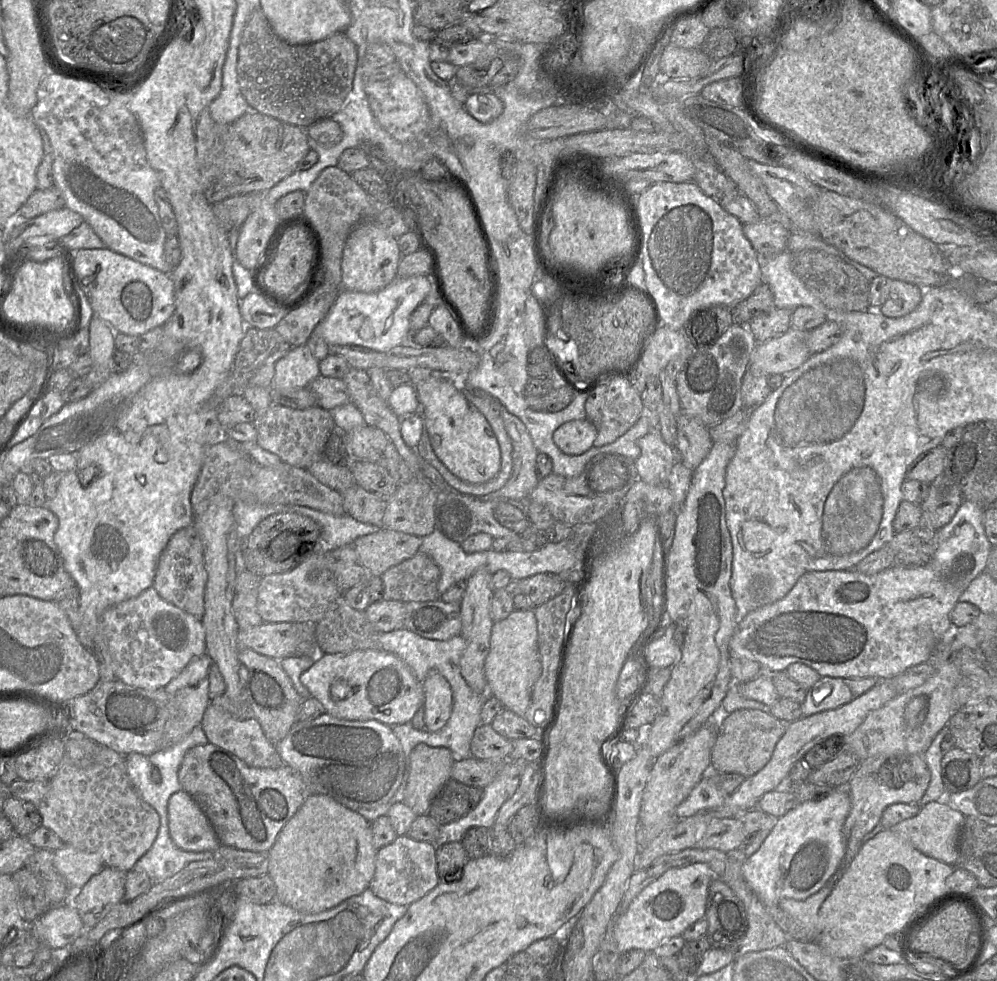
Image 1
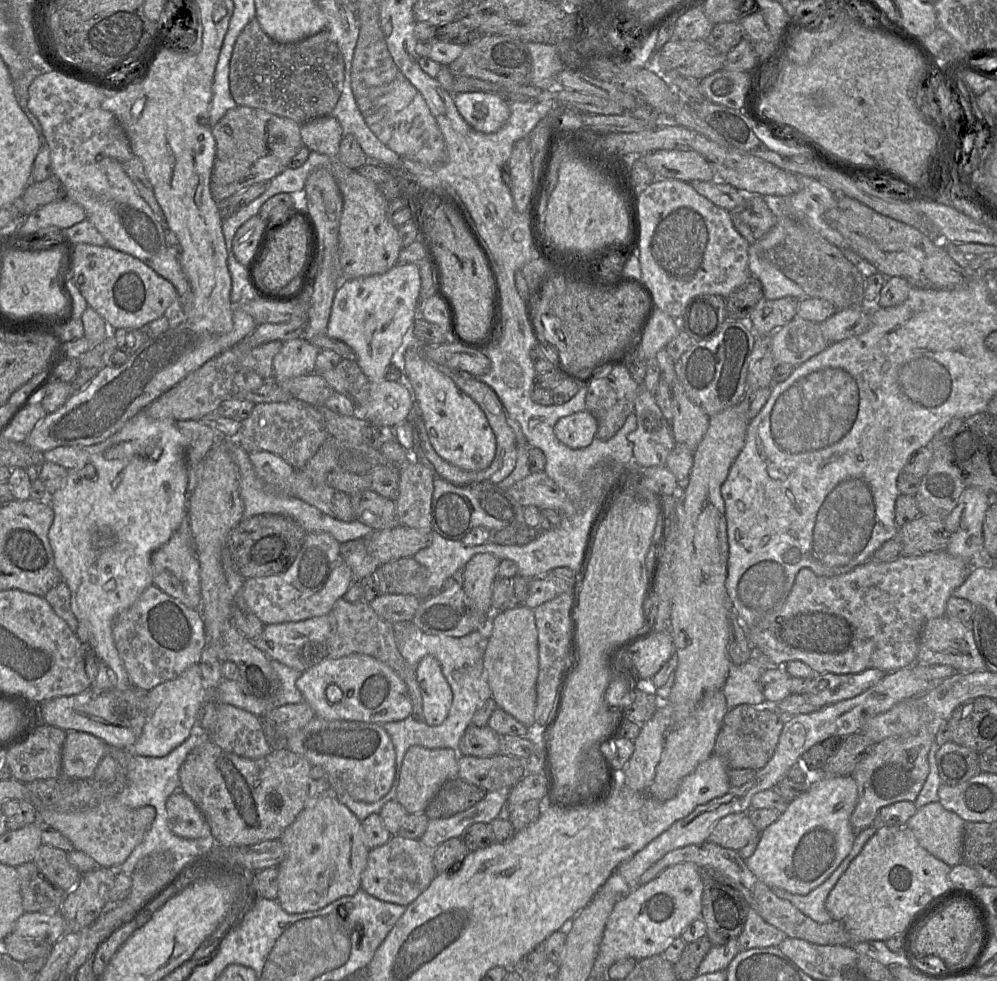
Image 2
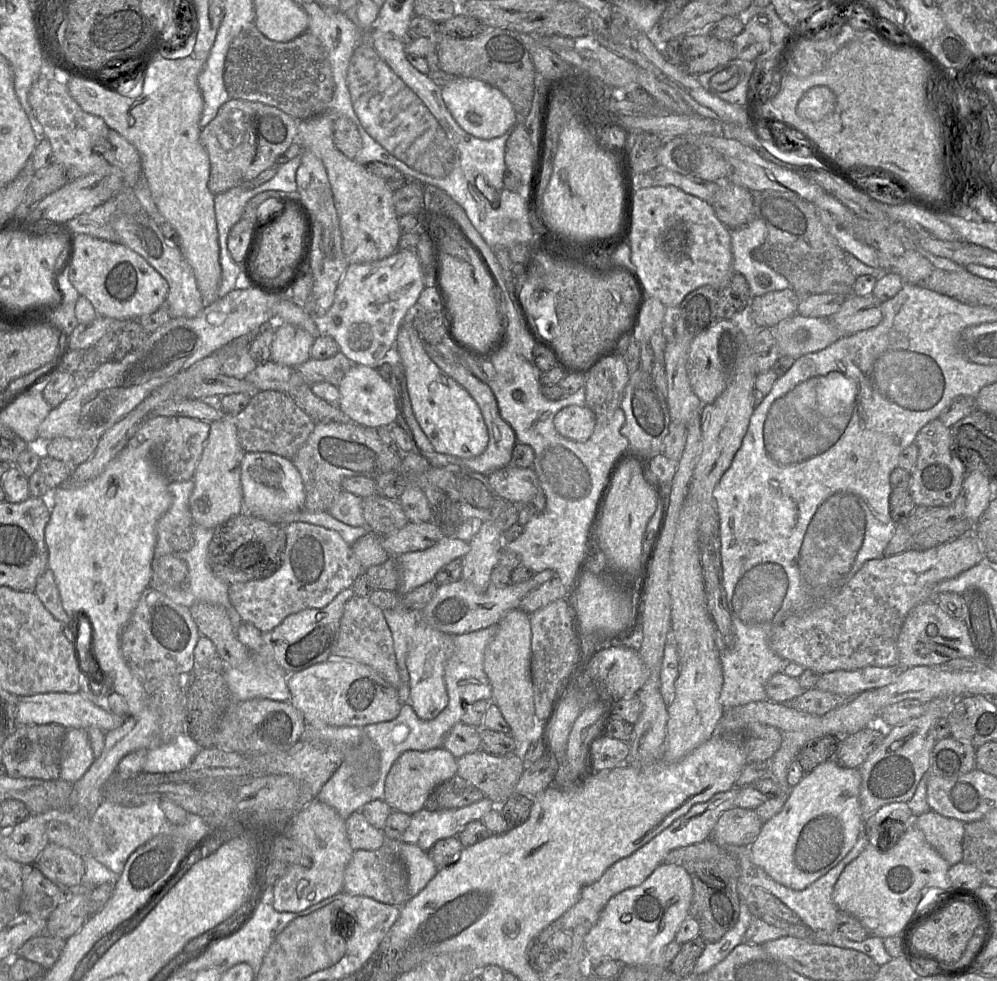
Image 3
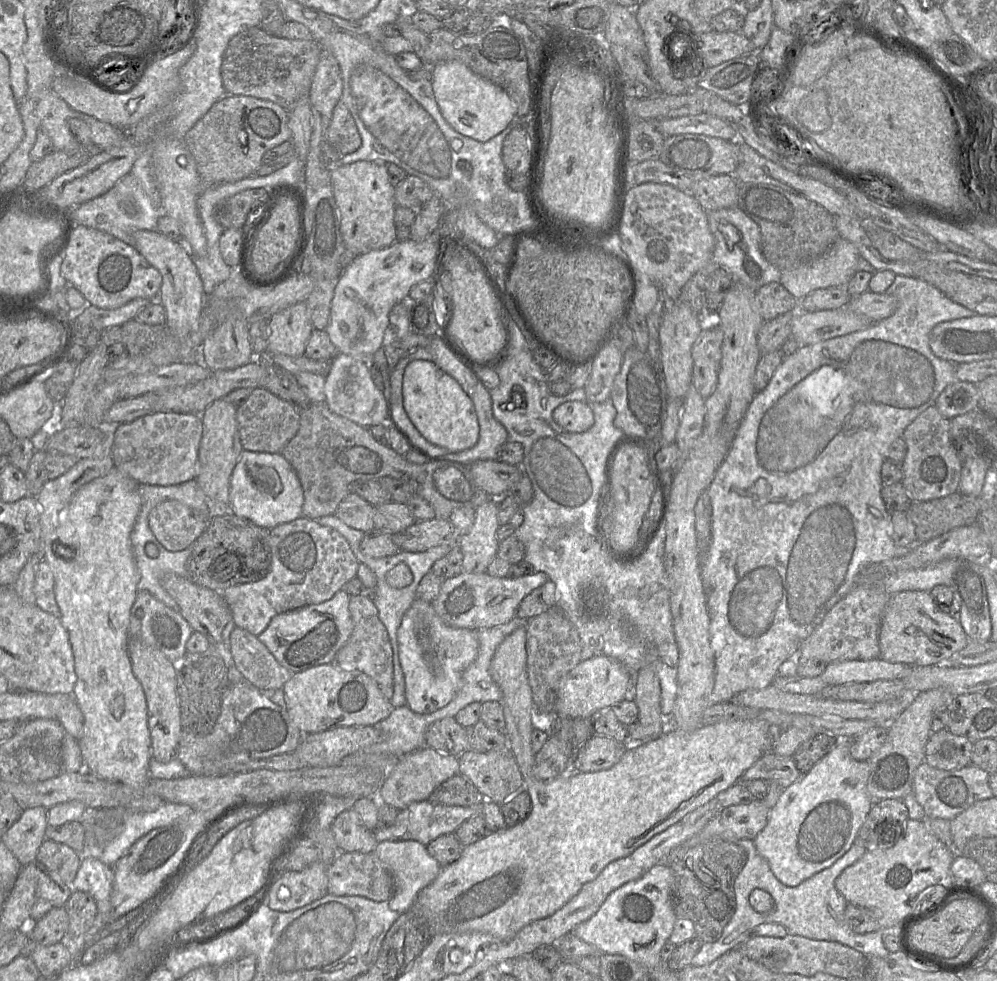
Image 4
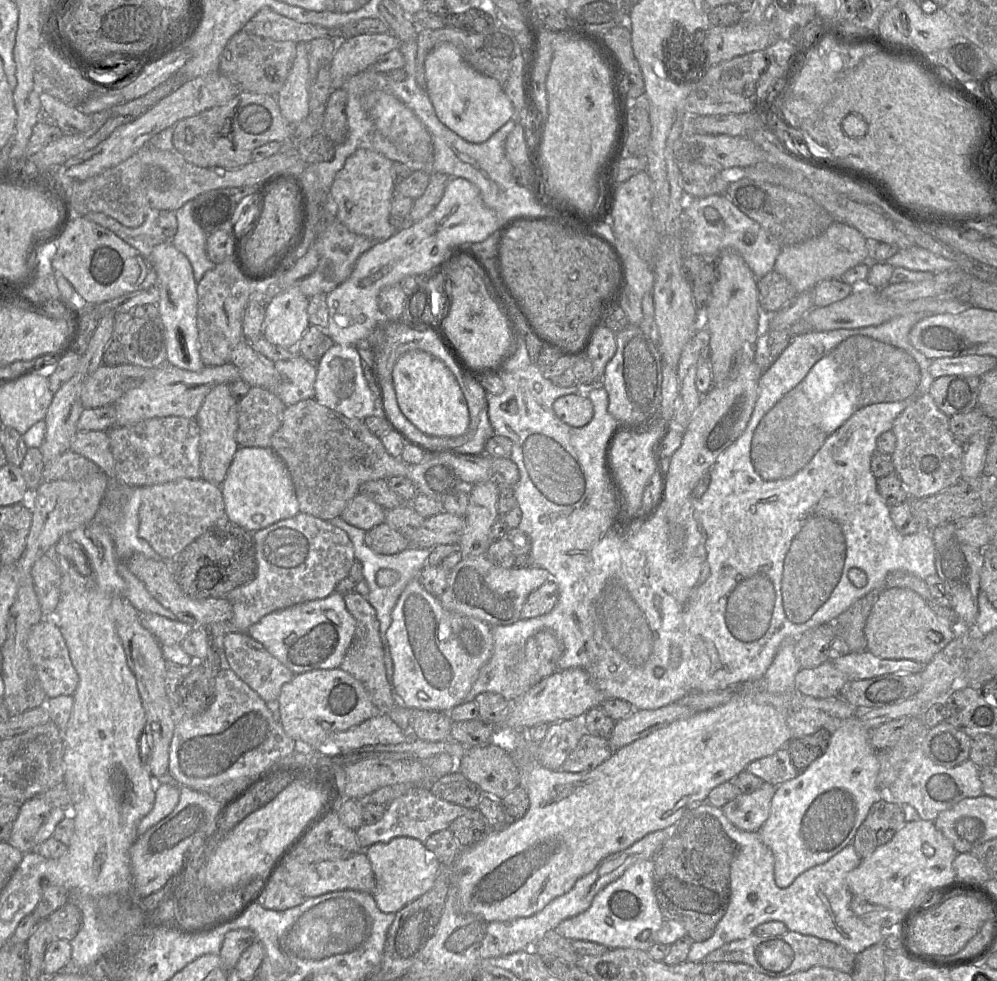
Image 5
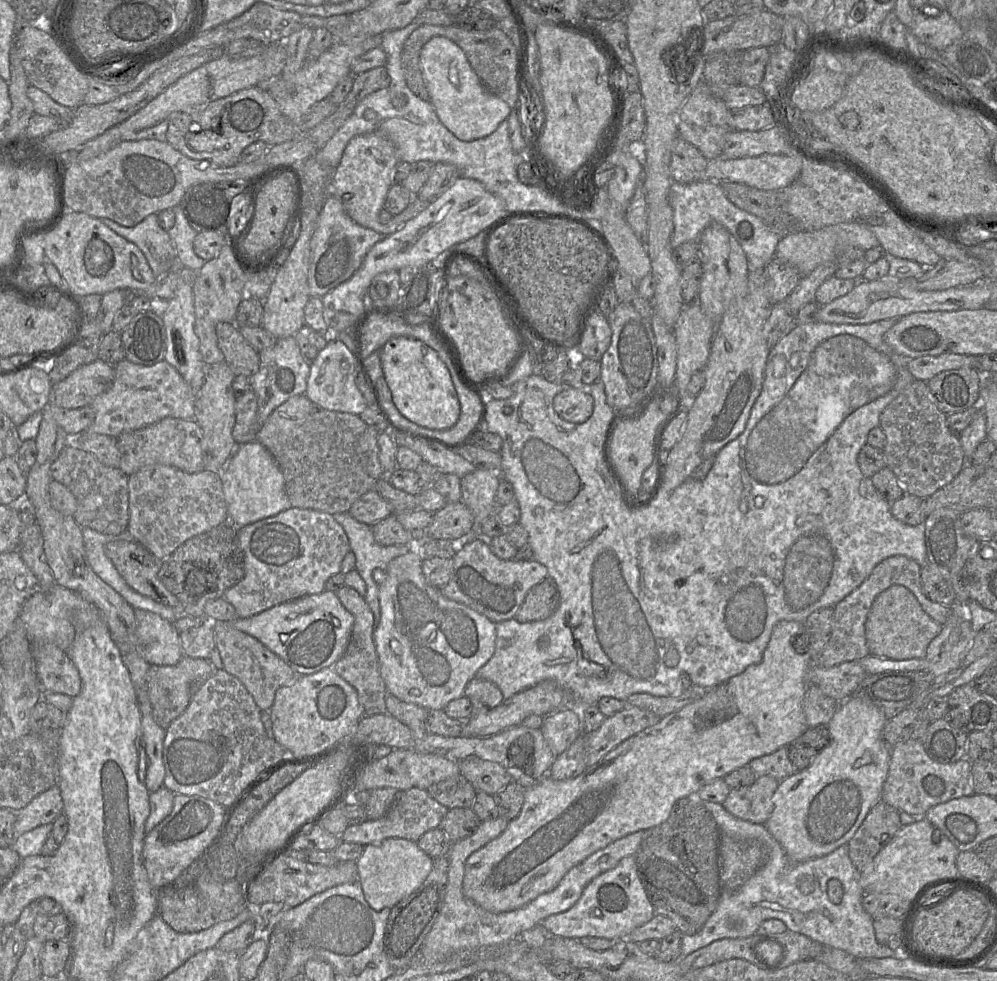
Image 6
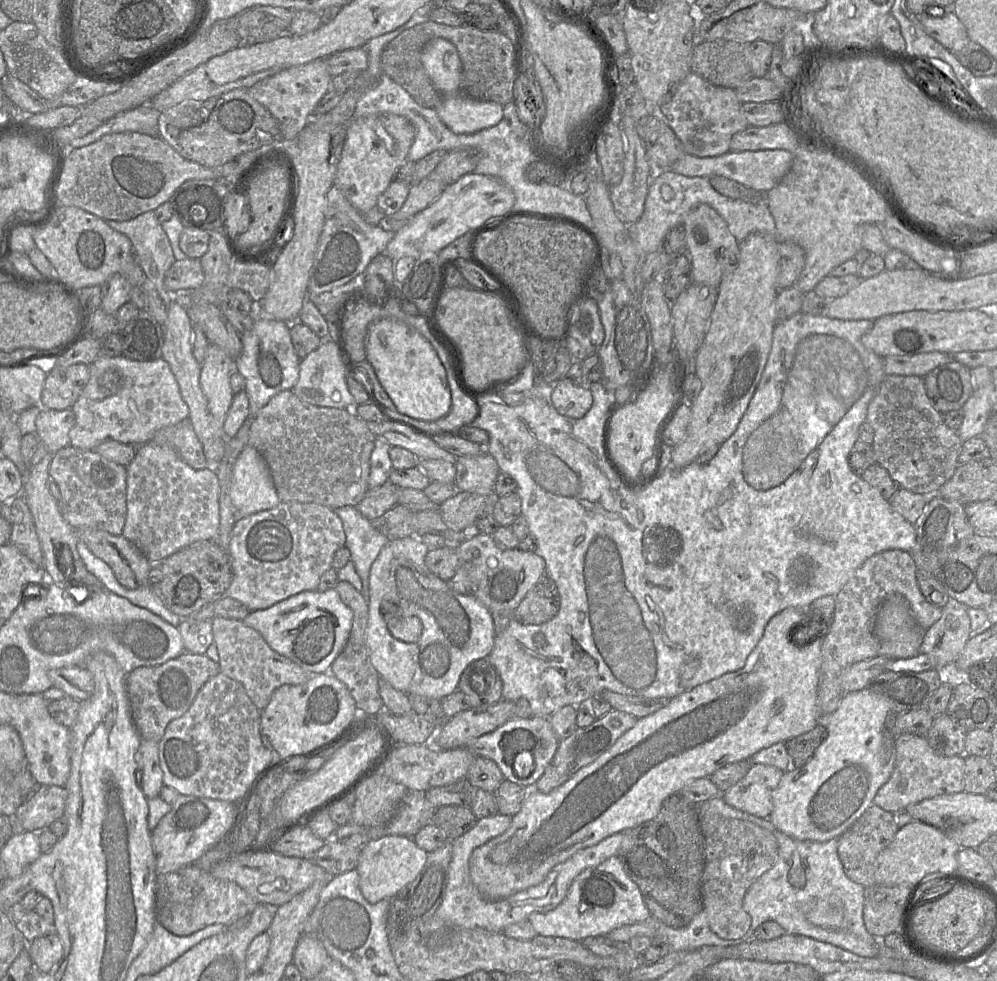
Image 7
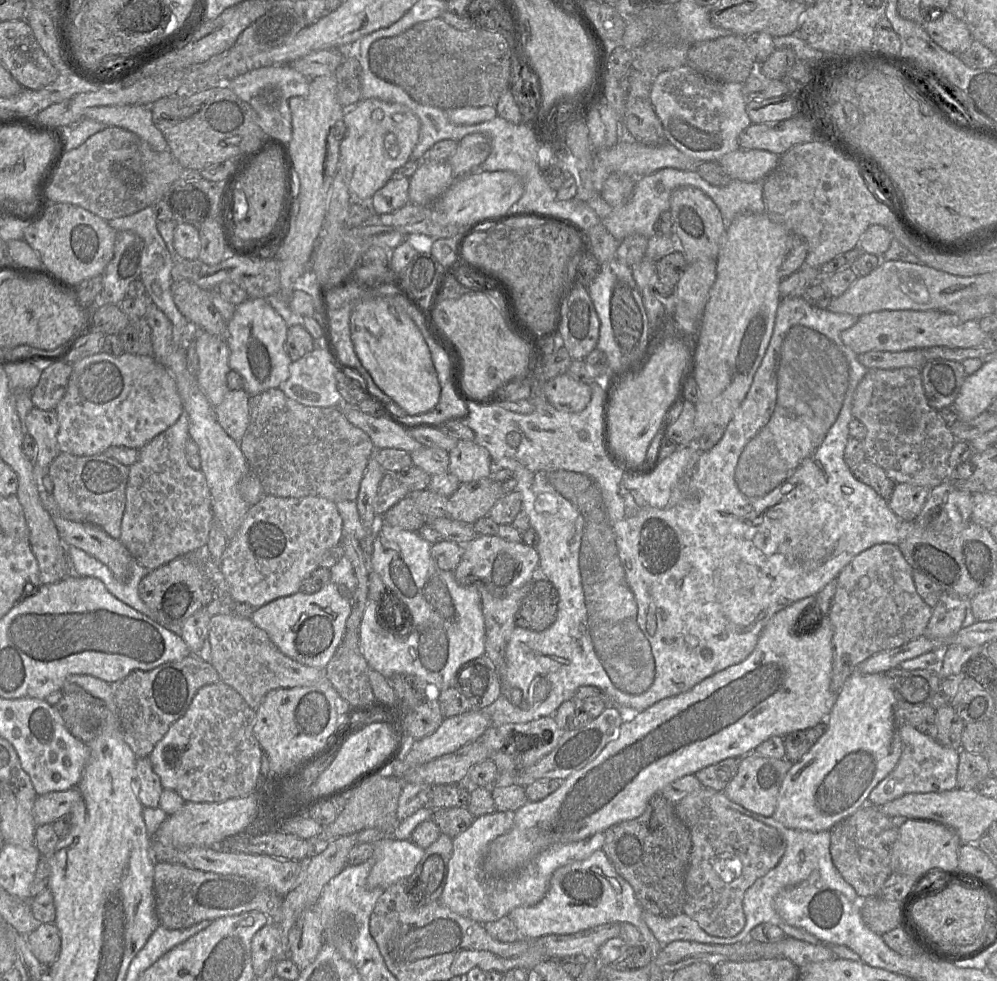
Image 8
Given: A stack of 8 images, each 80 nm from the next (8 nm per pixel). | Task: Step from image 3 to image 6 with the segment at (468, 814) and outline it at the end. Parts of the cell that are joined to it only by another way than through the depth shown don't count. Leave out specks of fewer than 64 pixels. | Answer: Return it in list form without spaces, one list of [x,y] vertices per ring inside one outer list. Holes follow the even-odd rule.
[[[410,788],[397,795],[386,814],[376,820],[349,825],[340,835],[341,842],[352,842],[362,846],[381,842],[387,838],[400,838],[416,842],[425,832],[438,828],[448,808],[433,799],[427,790]]]

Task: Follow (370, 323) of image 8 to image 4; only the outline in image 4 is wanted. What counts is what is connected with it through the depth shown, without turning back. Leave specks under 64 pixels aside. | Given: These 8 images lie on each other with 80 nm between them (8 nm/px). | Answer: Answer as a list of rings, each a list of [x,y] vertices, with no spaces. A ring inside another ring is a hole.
[[[423,359],[409,362],[403,374],[402,392],[408,417],[429,442],[451,453],[475,446],[479,424],[473,402],[460,384],[434,362]]]

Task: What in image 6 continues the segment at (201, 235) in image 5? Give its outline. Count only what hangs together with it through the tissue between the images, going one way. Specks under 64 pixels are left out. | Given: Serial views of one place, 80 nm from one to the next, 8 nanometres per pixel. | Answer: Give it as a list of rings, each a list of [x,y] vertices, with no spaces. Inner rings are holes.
[[[179,205],[173,207],[172,210],[175,222],[167,233],[173,241],[176,257],[184,266],[199,272],[205,264],[205,260],[197,256],[193,249],[193,241],[198,232],[189,225]]]

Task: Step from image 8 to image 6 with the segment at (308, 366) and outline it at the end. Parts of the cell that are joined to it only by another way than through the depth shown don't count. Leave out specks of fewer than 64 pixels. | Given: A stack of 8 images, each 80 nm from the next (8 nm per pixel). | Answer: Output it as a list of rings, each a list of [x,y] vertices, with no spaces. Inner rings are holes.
[[[331,340],[310,364],[307,389],[304,394],[321,407],[338,412],[360,415],[367,402],[356,384],[356,356],[340,340]]]

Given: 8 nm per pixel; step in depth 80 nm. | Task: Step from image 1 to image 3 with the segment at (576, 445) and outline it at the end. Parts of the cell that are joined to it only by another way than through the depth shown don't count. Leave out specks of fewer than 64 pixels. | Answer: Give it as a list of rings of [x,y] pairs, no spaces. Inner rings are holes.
[[[571,405],[555,415],[553,424],[556,431],[564,438],[582,443],[592,435],[596,417],[587,406]]]

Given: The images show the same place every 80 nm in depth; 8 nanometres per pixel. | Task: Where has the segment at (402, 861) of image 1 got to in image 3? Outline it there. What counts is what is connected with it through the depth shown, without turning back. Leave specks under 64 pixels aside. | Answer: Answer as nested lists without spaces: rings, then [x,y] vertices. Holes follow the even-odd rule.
[[[387,847],[374,851],[355,850],[345,868],[341,892],[401,907],[409,899],[407,870],[402,860]]]

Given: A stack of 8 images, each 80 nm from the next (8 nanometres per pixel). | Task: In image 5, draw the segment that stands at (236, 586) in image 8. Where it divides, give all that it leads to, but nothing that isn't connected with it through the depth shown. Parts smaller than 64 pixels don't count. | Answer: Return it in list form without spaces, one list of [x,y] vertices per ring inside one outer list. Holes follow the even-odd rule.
[[[301,512],[253,532],[253,539],[257,560],[256,578],[248,584],[233,589],[226,596],[233,607],[231,621],[239,629],[239,633],[246,633],[249,627],[267,614],[328,597],[335,592],[337,583],[349,576],[351,566],[356,560],[353,545],[343,530],[329,521]]]

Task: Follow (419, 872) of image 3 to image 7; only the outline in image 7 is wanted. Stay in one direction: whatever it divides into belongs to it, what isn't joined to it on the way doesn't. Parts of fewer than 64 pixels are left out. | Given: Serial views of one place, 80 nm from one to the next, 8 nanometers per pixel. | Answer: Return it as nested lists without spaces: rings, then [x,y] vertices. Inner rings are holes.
[[[387,835],[370,840],[361,850],[355,868],[359,874],[359,888],[363,897],[371,904],[393,898],[416,878],[426,859],[427,852],[419,848],[411,837]]]

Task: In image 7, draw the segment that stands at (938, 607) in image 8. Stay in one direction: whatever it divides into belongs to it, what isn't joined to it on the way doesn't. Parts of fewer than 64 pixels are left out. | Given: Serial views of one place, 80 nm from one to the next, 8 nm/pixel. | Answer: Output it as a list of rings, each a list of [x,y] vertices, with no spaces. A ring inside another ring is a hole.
[[[950,597],[947,604],[942,608],[940,619],[925,630],[921,653],[930,657],[934,668],[945,670],[947,666],[954,664],[969,639],[975,634],[971,630],[967,608],[964,604]]]

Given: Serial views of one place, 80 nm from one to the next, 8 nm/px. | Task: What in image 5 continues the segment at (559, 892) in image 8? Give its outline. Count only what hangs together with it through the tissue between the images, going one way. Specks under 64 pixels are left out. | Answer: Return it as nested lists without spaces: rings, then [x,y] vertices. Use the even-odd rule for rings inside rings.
[[[651,859],[633,864],[619,879],[599,891],[586,911],[562,921],[555,931],[568,940],[587,940],[604,945],[608,949],[632,948],[647,952],[656,942],[656,934],[664,920],[653,890],[653,869],[654,863]]]

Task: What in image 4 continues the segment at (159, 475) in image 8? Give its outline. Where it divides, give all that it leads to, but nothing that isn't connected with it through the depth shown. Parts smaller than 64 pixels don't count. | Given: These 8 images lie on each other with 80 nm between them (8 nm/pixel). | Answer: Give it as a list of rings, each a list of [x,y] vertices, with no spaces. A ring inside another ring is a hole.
[[[176,500],[158,504],[149,513],[149,527],[156,540],[170,552],[180,552],[190,547],[205,531],[209,522],[197,517],[193,510]]]

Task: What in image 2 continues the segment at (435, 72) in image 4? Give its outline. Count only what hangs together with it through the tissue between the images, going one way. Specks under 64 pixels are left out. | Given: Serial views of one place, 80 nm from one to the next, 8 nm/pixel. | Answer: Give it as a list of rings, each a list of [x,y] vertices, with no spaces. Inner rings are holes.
[[[483,91],[454,93],[453,101],[464,120],[479,132],[496,132],[510,116],[509,102],[493,93]]]

